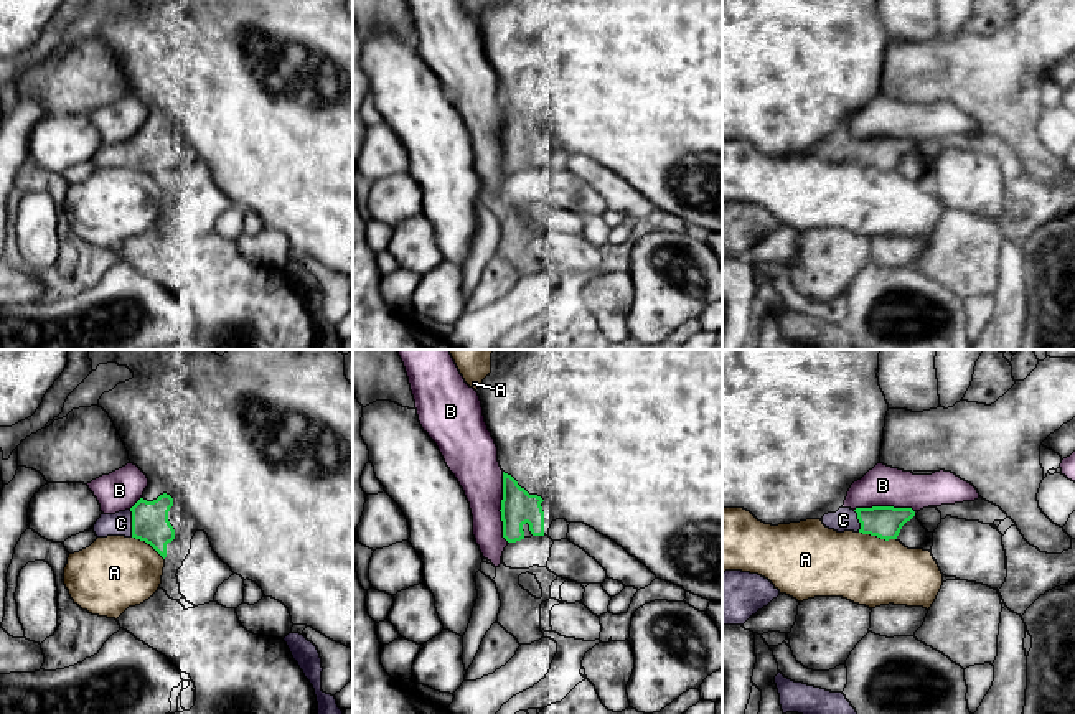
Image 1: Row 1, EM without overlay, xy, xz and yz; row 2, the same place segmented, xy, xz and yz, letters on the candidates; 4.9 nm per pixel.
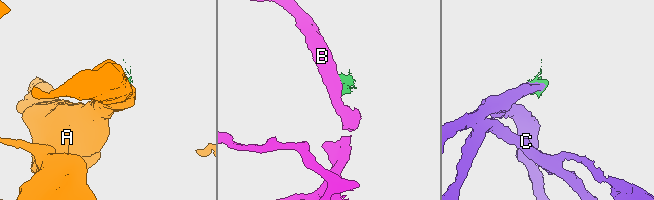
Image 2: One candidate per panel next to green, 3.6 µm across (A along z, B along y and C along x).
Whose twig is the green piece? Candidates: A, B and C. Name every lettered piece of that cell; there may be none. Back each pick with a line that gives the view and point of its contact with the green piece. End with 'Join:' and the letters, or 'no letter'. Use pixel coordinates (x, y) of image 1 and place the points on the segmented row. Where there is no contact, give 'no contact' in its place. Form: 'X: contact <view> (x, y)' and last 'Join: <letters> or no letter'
C: contact xy (132, 523)
Join: C

